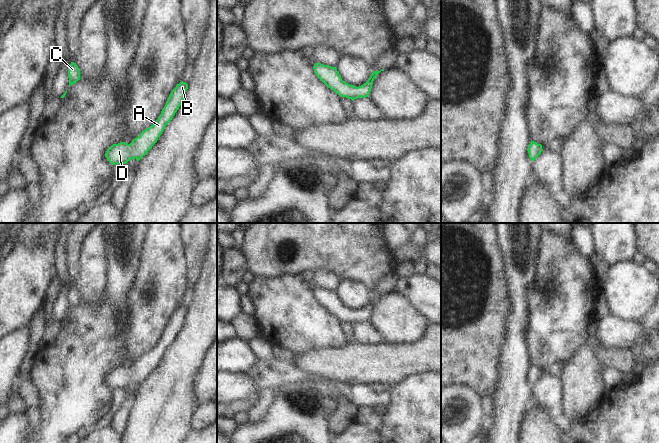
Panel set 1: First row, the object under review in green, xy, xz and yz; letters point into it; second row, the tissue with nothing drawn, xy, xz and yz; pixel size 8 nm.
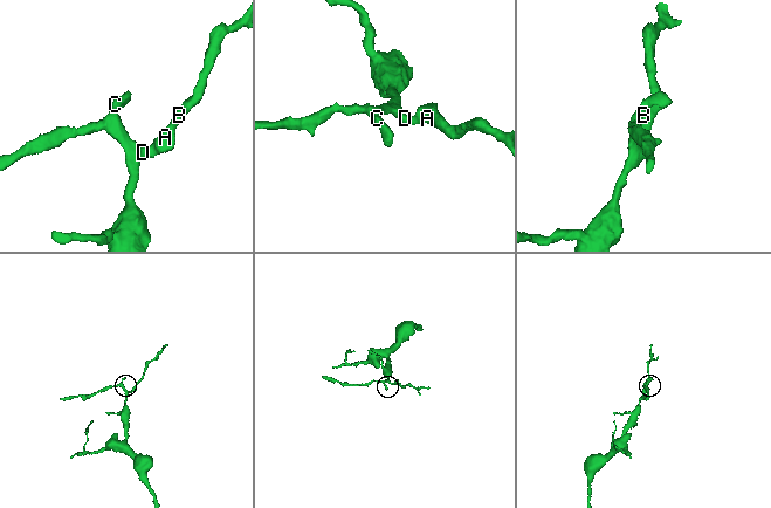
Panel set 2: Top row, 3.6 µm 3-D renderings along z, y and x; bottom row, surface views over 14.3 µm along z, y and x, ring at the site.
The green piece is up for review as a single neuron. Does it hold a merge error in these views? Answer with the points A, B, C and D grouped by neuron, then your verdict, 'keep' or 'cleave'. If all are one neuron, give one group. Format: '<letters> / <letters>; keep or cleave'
A B C D; keep

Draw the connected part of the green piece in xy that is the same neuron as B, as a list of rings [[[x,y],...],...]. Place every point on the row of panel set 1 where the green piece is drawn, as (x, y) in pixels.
[[[181,81],[177,84],[171,91],[156,122],[142,131],[130,144],[125,142],[113,144],[105,153],[107,160],[112,165],[126,164],[131,159],[139,161],[143,156],[145,156],[157,142],[166,125],[172,120],[173,116],[179,109],[184,100],[184,95],[187,89],[187,83]]]

